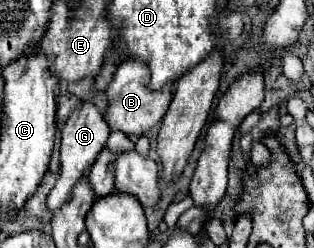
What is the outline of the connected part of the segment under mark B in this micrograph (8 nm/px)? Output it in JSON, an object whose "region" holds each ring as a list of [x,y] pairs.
{"region":[[[123,60],[115,74],[113,80],[109,82],[105,96],[107,96],[107,114],[105,114],[105,122],[109,124],[111,130],[119,130],[127,136],[143,136],[145,132],[149,132],[155,124],[161,122],[161,118],[165,116],[167,108],[169,108],[169,100],[171,100],[171,90],[173,86],[167,84],[163,90],[153,92],[149,90],[145,84],[149,82],[149,68],[139,62],[139,60]]]}

